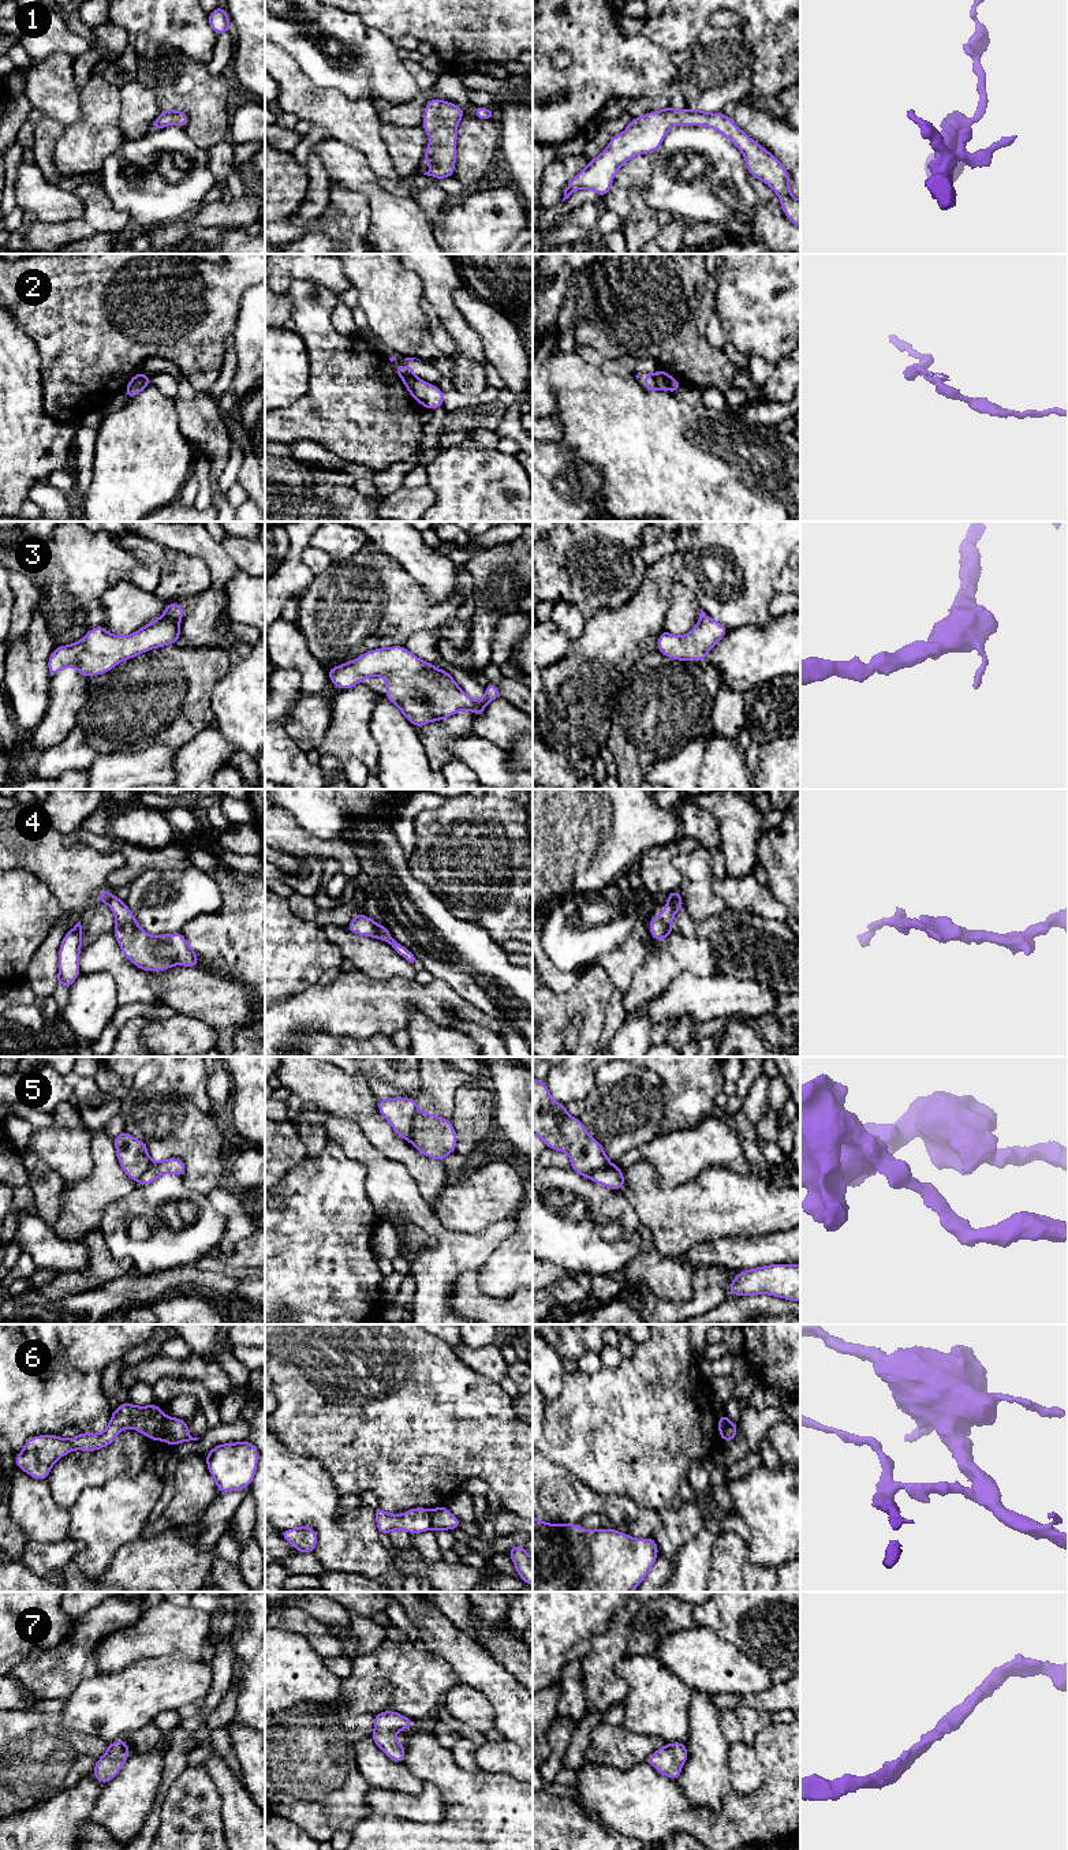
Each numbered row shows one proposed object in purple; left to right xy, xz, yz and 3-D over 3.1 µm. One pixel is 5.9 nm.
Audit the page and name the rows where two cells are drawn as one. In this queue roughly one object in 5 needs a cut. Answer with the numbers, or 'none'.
2, 4, 5, 6

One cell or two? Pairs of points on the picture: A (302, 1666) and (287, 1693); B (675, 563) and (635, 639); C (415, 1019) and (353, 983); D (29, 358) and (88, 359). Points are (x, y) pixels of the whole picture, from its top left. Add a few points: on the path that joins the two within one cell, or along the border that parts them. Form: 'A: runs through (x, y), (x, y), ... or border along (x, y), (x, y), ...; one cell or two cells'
A: runs through (298, 1673), (287, 1686); one cell
B: runs through (657, 582), (653, 598), (641, 620); one cell
C: border along (407, 1008), (418, 1009), (439, 1026); two cells
D: border along (23, 331), (38, 352), (40, 378), (44, 389); two cells

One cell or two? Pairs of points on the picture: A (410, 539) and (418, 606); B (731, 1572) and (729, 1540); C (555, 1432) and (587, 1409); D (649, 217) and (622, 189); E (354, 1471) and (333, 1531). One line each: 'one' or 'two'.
A: two
B: one
C: one
D: two
E: two

